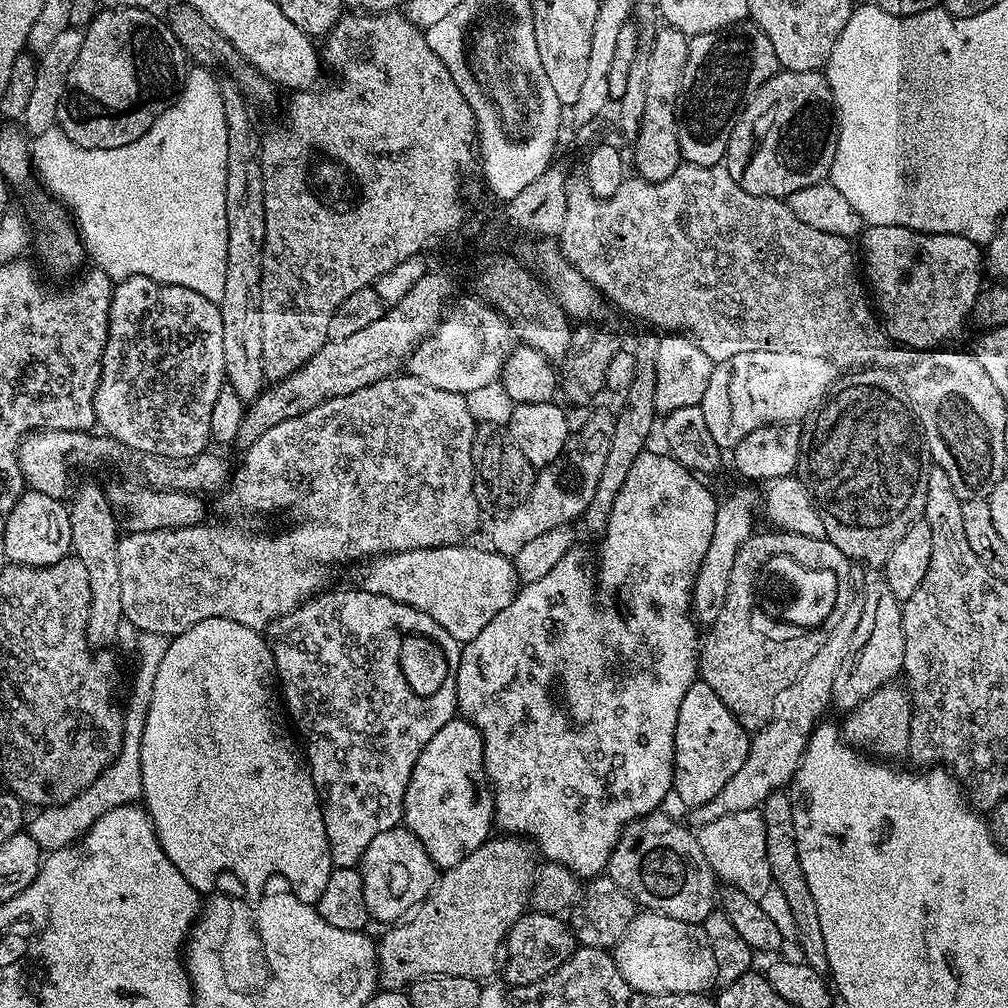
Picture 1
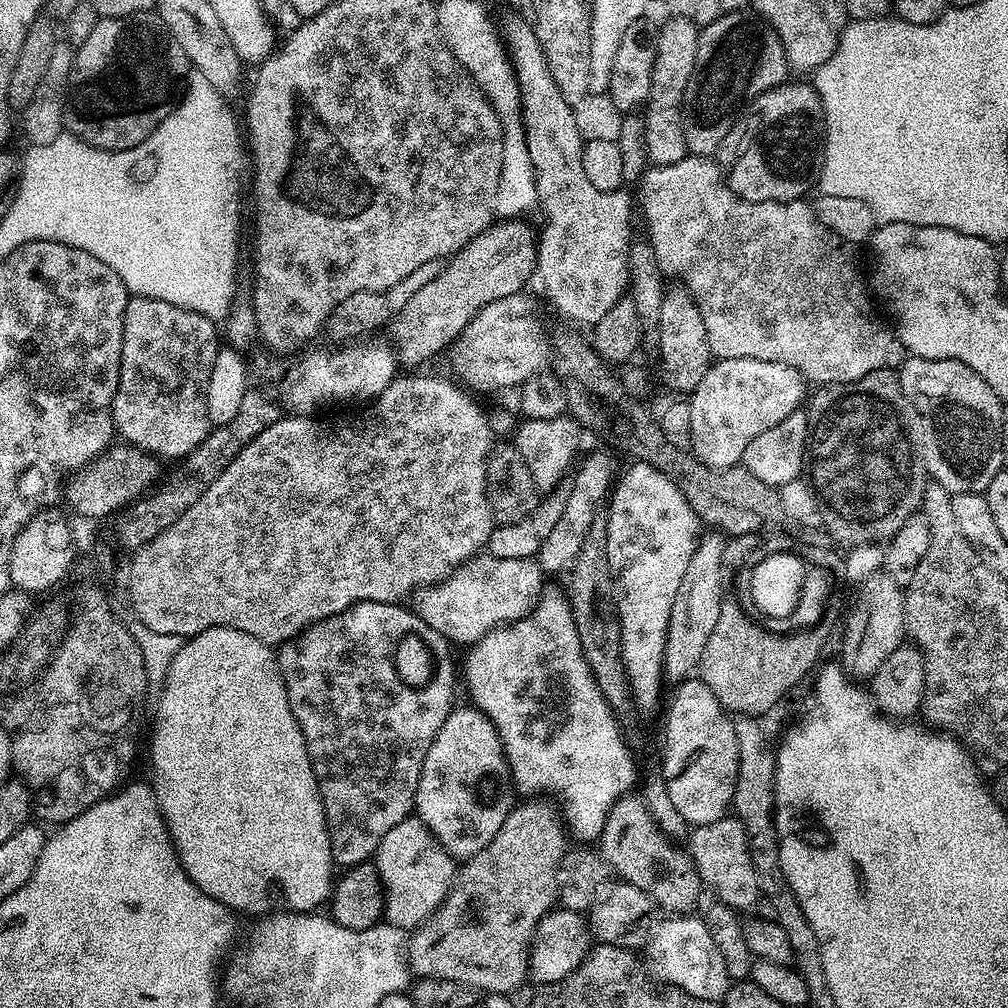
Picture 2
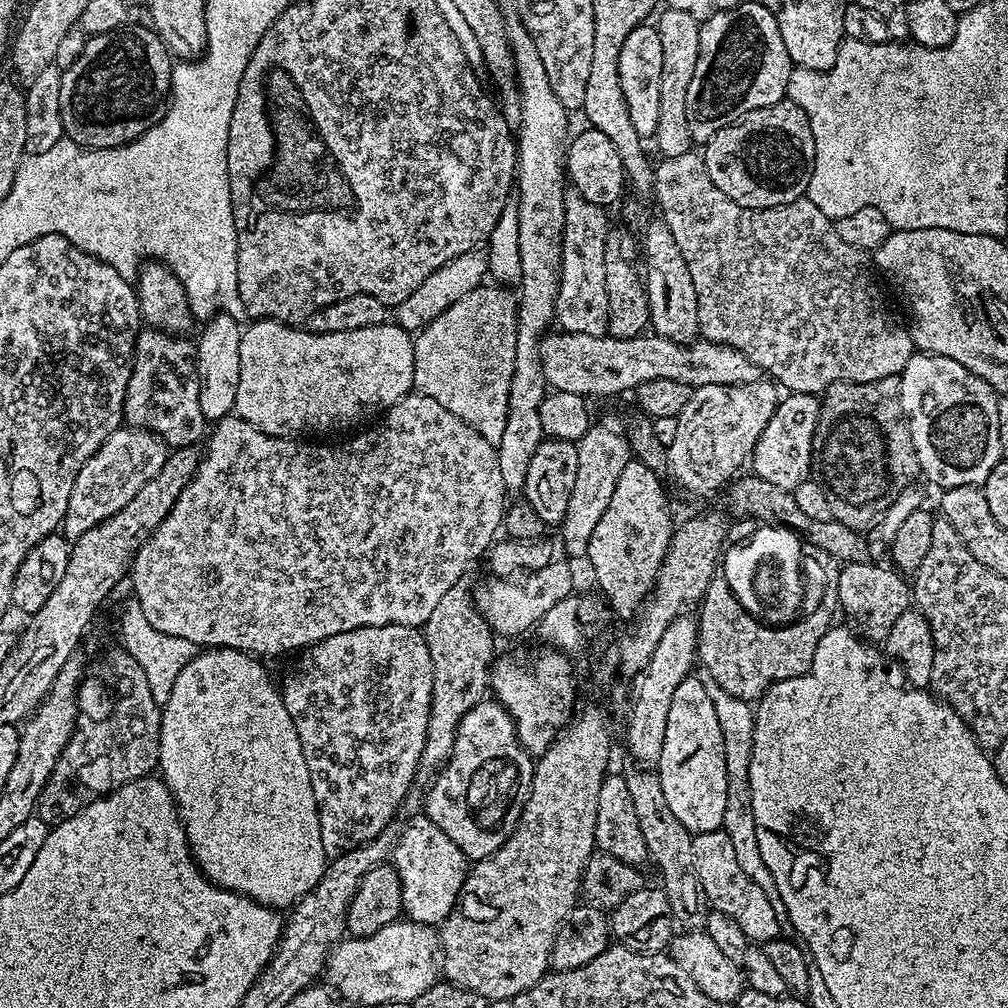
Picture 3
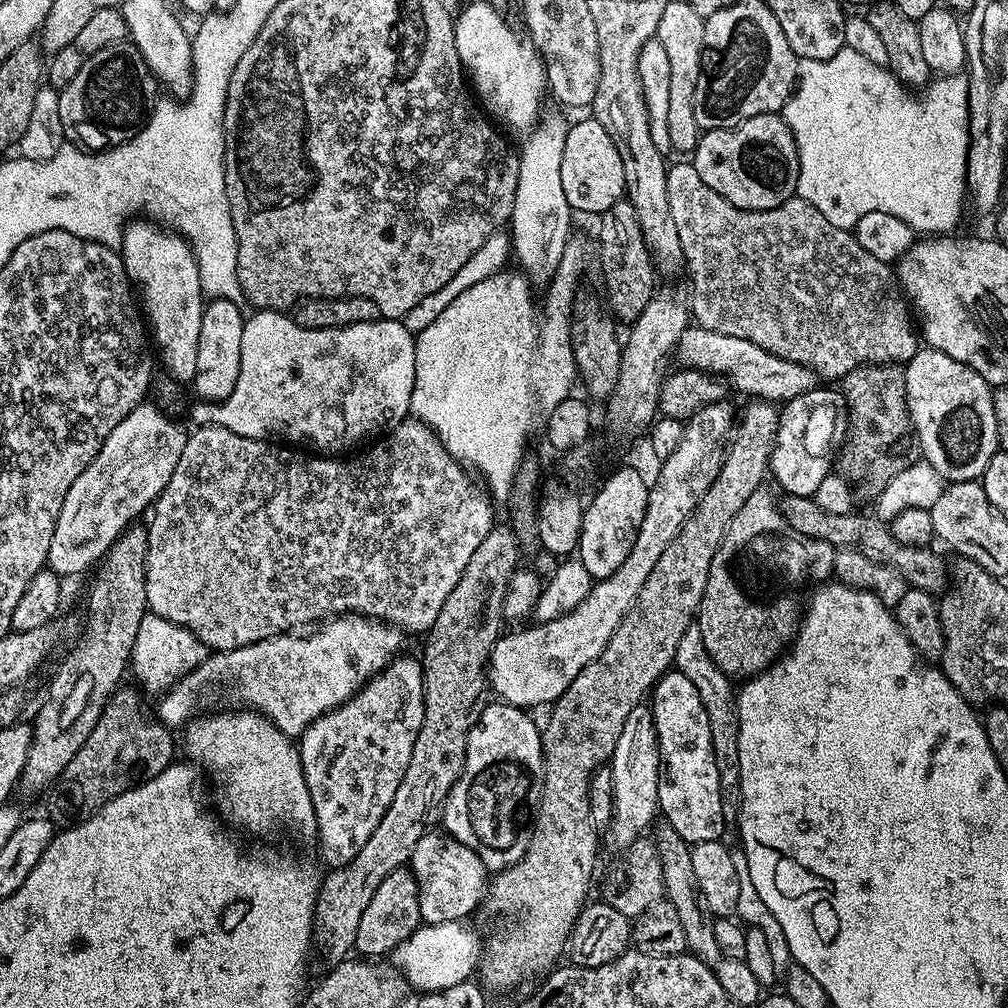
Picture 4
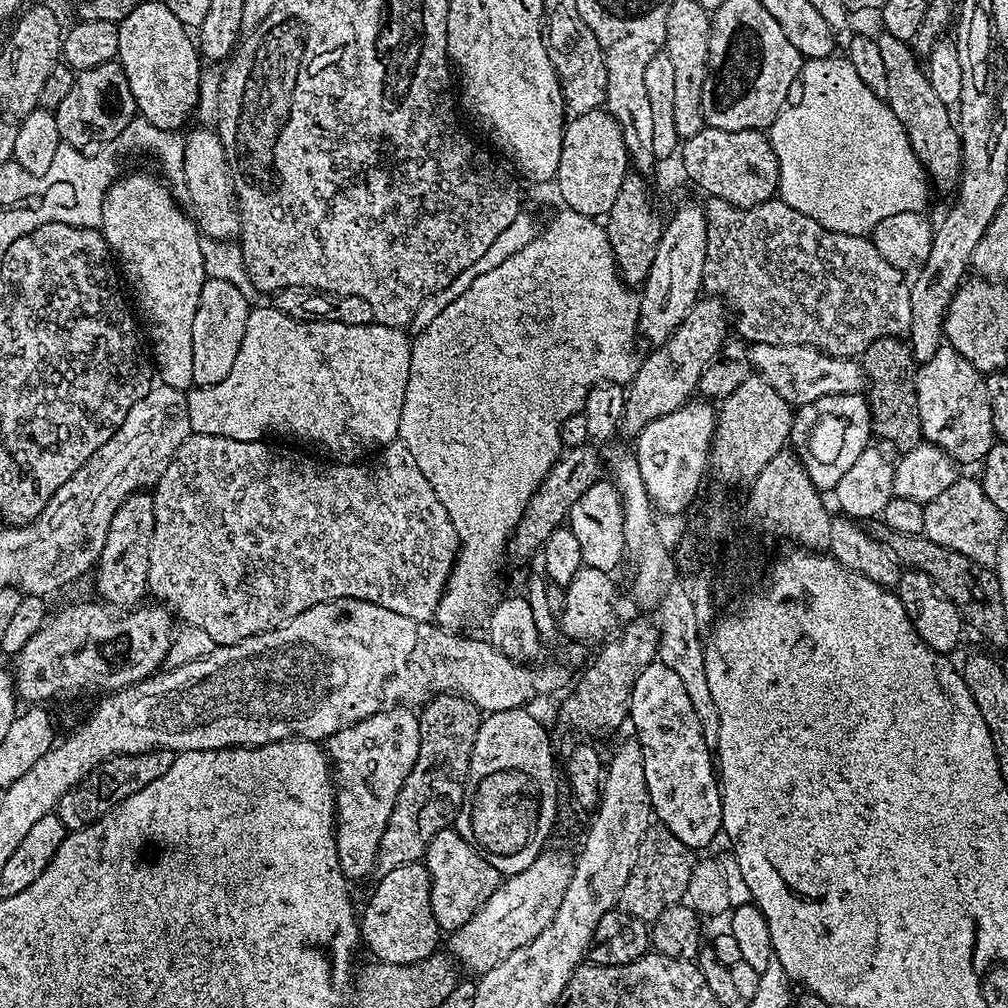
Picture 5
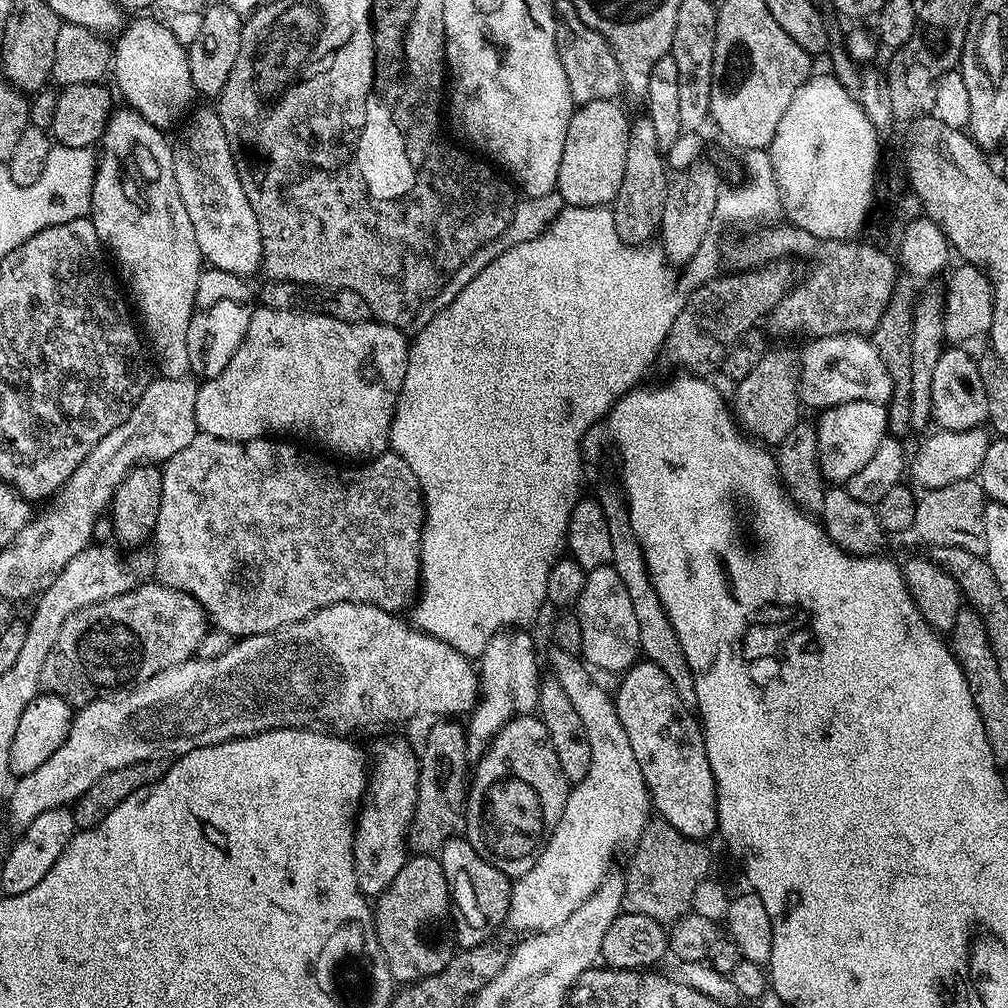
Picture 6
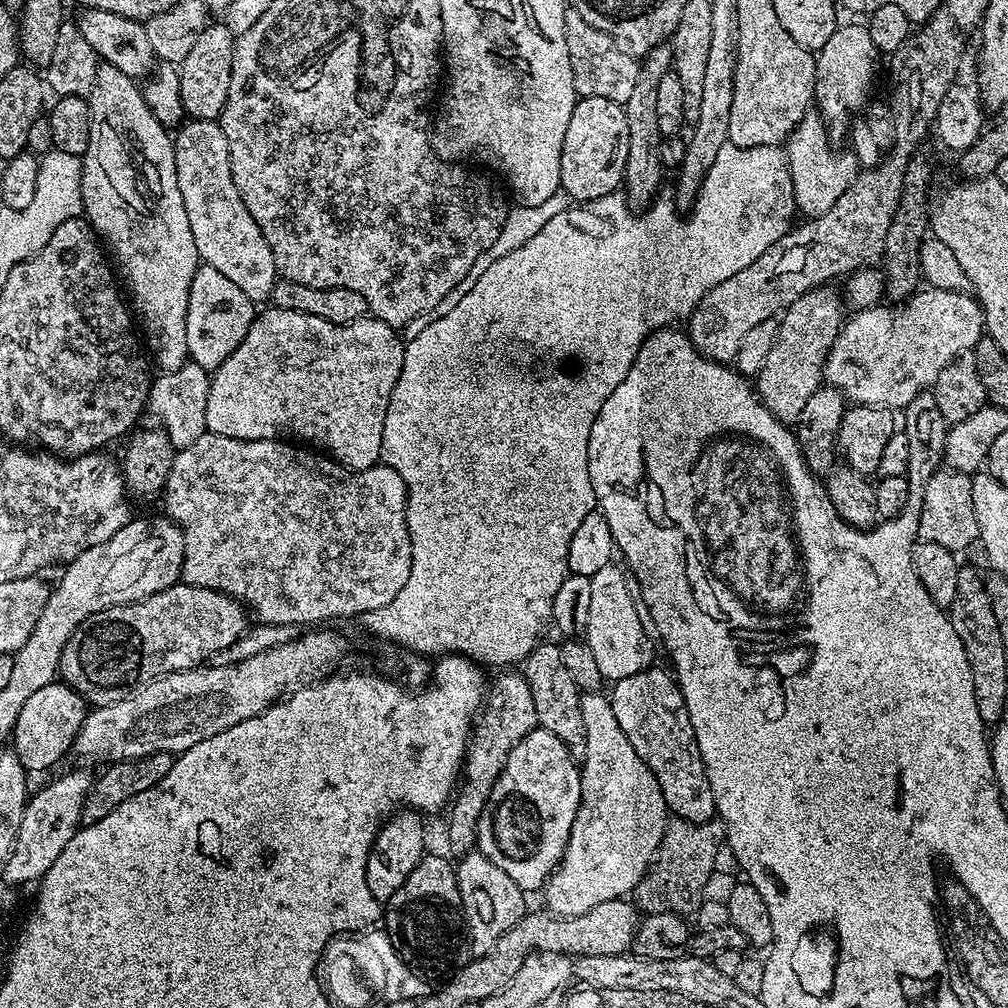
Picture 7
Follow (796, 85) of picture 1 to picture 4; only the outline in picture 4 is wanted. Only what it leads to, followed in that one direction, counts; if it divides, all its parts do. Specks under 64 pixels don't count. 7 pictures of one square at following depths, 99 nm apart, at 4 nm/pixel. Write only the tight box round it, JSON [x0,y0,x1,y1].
[690,112,800,212]

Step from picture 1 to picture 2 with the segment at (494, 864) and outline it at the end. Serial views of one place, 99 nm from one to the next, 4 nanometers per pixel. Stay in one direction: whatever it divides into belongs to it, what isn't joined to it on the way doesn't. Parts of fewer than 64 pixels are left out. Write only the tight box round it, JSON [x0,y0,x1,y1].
[407,798,570,994]

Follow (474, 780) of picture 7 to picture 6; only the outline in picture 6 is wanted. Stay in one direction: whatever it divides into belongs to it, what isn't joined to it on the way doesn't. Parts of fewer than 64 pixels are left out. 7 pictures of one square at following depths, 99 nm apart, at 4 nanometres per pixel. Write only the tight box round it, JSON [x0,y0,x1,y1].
[466,626,541,761]

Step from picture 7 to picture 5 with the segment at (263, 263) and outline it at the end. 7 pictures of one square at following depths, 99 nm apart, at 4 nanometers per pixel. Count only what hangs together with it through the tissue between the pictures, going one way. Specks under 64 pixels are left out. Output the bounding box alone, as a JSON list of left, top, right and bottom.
[182,126,241,241]

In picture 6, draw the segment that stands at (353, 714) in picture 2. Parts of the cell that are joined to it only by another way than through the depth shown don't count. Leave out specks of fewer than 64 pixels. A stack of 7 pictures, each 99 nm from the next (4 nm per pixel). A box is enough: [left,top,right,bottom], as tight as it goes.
[352,736,420,898]

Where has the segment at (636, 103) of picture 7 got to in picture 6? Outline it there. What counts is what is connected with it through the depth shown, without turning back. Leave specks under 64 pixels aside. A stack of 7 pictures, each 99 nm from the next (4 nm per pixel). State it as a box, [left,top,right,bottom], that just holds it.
[611,114,670,244]

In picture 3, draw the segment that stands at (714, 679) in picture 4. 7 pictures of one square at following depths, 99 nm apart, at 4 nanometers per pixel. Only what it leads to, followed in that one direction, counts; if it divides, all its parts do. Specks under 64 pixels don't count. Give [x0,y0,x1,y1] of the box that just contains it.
[699,671,788,926]

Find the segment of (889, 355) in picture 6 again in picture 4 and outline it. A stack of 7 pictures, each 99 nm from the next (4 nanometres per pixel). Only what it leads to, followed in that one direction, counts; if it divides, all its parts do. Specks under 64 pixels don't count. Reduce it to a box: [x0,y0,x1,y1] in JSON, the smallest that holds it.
[838,364,913,498]

